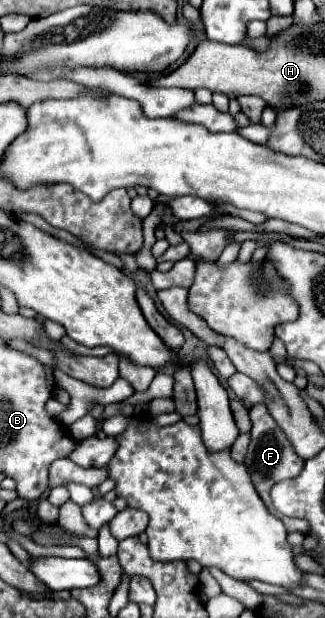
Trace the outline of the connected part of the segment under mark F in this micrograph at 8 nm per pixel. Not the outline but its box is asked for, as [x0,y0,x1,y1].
[246,405,304,511]

